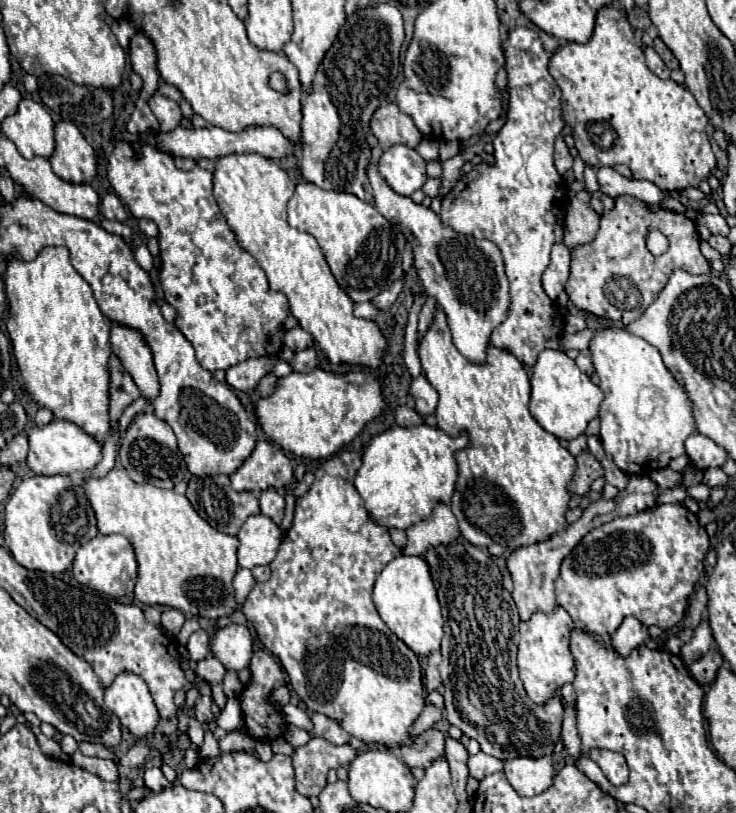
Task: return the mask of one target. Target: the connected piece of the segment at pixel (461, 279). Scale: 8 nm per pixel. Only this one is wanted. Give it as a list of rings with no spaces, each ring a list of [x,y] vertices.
[[[376,165],[368,167],[368,177],[372,179],[370,193],[374,197],[374,207],[412,243],[420,287],[430,297],[436,297],[438,305],[446,311],[454,345],[470,361],[482,363],[490,343],[490,331],[494,331],[494,327],[506,319],[506,307],[510,305],[502,253],[486,239],[470,239],[450,231],[450,227],[442,227],[440,217],[432,209],[416,205],[410,197],[392,191],[378,173]]]

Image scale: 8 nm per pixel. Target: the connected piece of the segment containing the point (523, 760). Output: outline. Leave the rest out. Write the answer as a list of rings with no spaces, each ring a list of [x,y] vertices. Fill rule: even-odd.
[[[552,755],[542,757],[514,757],[504,761],[504,773],[510,785],[520,795],[538,795],[550,787],[554,779]]]

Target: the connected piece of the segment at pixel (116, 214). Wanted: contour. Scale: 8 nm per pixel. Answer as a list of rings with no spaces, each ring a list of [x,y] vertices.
[[[108,193],[104,199],[102,199],[102,207],[100,207],[102,215],[106,219],[112,219],[112,221],[124,221],[126,219],[126,209],[122,205],[122,201],[118,199],[118,195],[114,193]]]

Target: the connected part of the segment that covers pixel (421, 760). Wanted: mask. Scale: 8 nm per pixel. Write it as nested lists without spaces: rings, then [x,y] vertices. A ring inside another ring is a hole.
[[[428,729],[418,735],[412,745],[400,749],[400,757],[408,767],[430,767],[436,759],[444,757],[444,733],[438,729]]]

